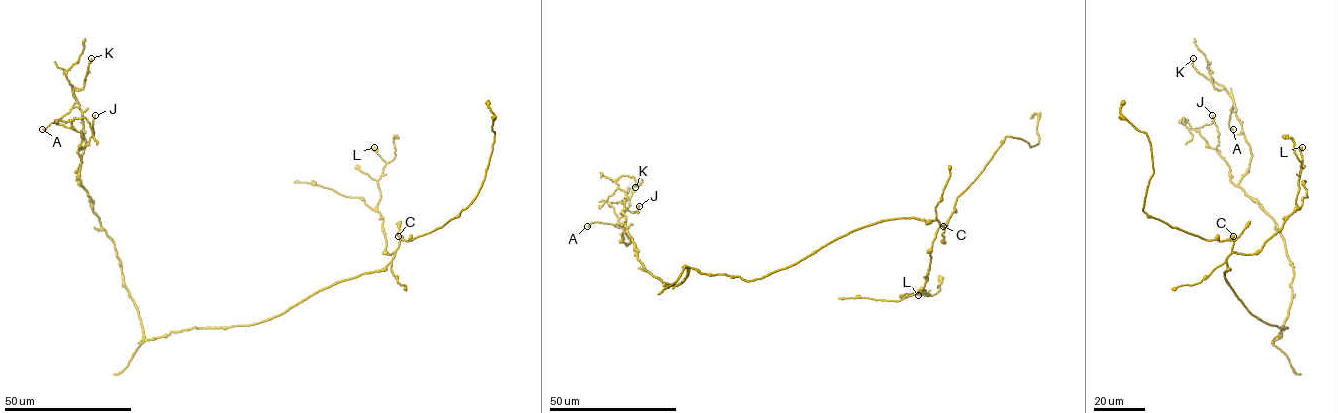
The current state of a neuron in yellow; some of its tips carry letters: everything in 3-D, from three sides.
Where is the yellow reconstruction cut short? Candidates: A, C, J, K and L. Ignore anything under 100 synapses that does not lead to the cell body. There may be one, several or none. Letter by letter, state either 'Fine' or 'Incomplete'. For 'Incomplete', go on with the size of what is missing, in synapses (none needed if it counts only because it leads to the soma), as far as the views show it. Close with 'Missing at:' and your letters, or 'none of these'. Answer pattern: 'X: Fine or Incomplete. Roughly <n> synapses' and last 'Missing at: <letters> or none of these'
A: Fine
C: Fine
J: Fine
K: Fine
L: Fine
Missing at: none of these

